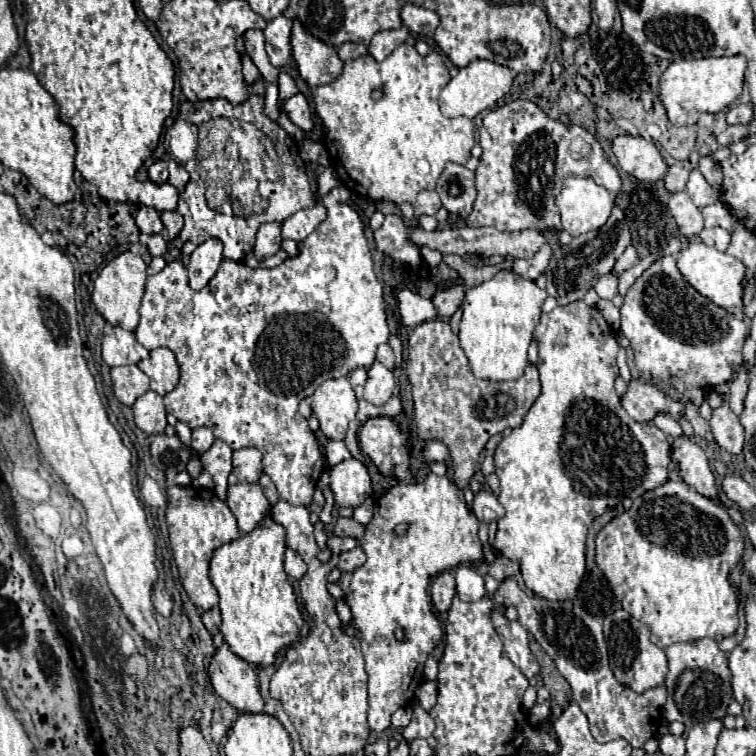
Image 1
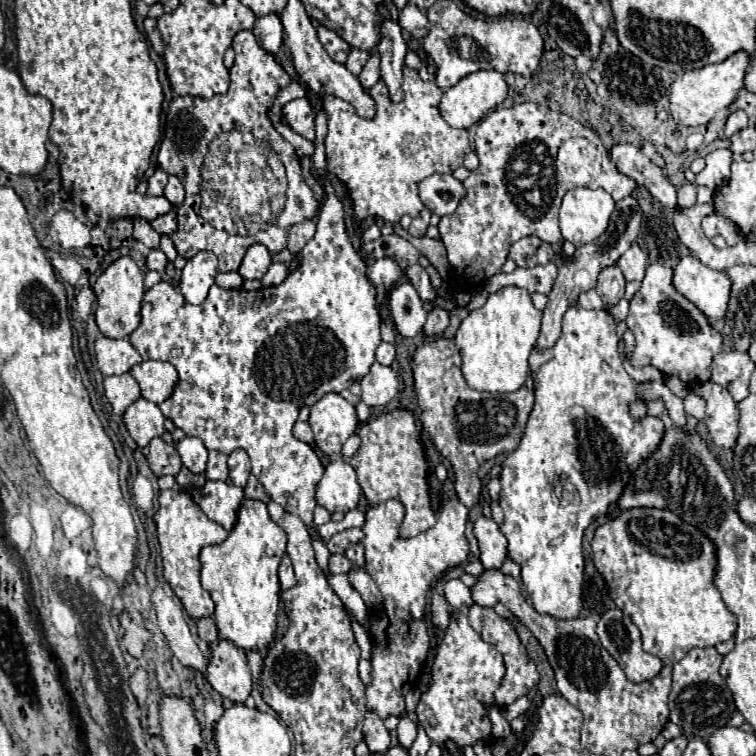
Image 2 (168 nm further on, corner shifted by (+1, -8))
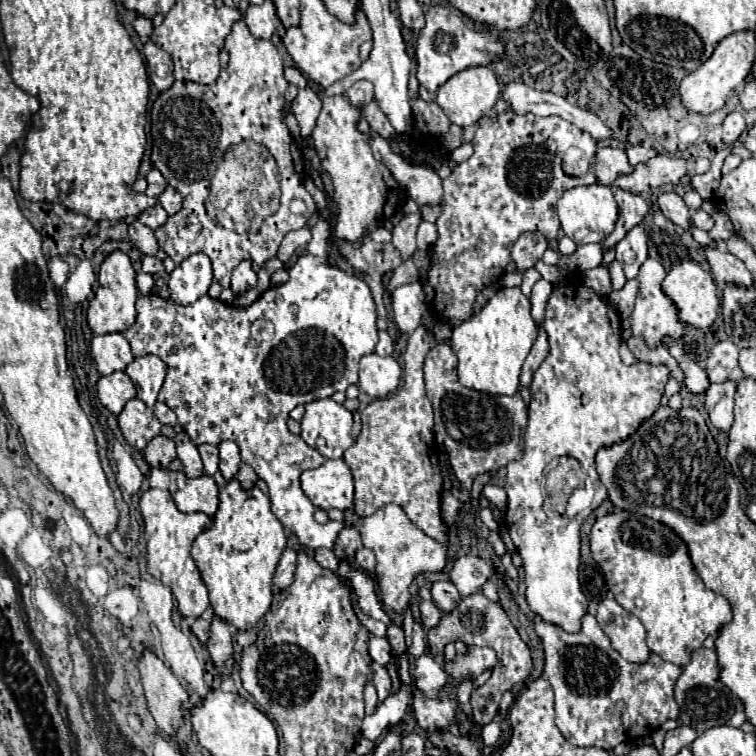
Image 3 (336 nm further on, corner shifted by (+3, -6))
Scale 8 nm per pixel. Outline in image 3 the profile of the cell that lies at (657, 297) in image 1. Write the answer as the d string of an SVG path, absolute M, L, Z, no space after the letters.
M647 258L647 262L641 266L639 270L639 276L637 276L637 282L639 282L639 294L637 294L637 300L635 300L635 308L633 308L633 314L629 318L631 322L631 328L633 328L633 336L637 338L643 338L647 348L657 348L657 346L667 346L663 340L665 338L671 338L675 342L679 342L685 350L687 356L693 358L693 362L699 360L699 350L697 350L697 344L687 344L685 342L685 324L679 320L679 308L675 306L675 302L671 302L671 298L661 290L661 282L665 280L667 272L665 268L661 266L661 262L657 260L651 260Z

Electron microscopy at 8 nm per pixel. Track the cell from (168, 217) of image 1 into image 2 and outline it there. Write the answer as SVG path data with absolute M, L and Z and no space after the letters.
M171 210L165 216L157 216L151 224L153 224L153 228L157 228L157 232L169 236L177 230L177 214L175 214L175 210Z

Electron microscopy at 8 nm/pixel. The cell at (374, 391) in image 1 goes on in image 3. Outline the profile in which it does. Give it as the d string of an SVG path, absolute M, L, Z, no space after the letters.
M367 354L359 362L359 388L371 398L385 398L397 390L401 382L401 368L391 356Z

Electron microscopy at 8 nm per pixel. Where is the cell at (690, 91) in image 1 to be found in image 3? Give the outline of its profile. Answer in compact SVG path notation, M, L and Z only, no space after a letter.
M739 32L739 34L731 34L723 38L723 42L719 42L719 46L715 48L713 56L703 66L699 66L697 70L693 70L681 80L679 84L681 104L689 112L695 112L701 116L721 110L725 106L725 100L751 72L753 60L755 60L755 34L753 32Z

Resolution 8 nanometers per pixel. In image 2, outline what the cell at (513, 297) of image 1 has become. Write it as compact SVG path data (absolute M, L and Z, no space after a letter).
M517 286L501 288L489 294L485 306L471 310L461 322L455 344L463 358L463 376L473 390L515 392L525 384L529 374L529 354L539 338L541 310L529 298L529 292Z

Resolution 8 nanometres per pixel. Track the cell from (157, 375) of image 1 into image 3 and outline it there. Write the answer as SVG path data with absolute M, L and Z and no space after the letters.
M143 356L135 358L125 372L137 388L137 398L143 400L149 408L153 408L161 384L167 376L167 364L159 356Z

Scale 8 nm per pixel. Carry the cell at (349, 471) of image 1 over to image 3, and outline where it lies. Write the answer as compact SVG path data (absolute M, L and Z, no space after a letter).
M341 458L325 460L319 468L305 470L301 488L313 506L321 510L353 508L353 476Z

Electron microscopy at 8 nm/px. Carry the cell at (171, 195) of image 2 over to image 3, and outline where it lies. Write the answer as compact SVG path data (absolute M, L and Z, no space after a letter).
M167 186L165 192L159 196L159 204L167 210L169 216L173 216L181 208L181 194L173 186Z

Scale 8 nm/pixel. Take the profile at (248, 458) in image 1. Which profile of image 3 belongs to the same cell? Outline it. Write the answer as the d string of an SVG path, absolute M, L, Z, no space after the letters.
M231 440L221 442L219 444L219 452L221 452L221 462L219 462L219 470L223 474L225 480L233 480L239 472L241 466L241 456L239 456L239 446Z

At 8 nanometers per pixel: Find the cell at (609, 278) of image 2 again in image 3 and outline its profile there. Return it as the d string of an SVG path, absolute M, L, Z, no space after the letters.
M611 248L611 250L607 250L607 252L603 254L603 262L601 262L599 266L595 266L595 268L591 268L591 270L585 270L585 272L581 274L583 284L585 284L587 288L593 288L593 290L599 292L599 294L611 294L609 266L611 266L613 260L615 260L615 250Z

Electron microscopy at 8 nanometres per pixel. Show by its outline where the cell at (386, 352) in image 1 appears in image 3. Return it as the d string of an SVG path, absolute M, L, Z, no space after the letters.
M379 332L379 344L377 344L375 352L379 356L391 356L391 352L393 352L393 340L391 340L391 336L387 332Z

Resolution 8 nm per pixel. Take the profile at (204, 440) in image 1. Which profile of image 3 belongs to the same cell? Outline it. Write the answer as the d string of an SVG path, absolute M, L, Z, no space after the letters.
M181 432L175 436L175 446L177 446L177 458L183 462L183 470L187 476L197 478L203 474L203 464L201 464L201 456L197 452L197 446L193 444L193 440Z

